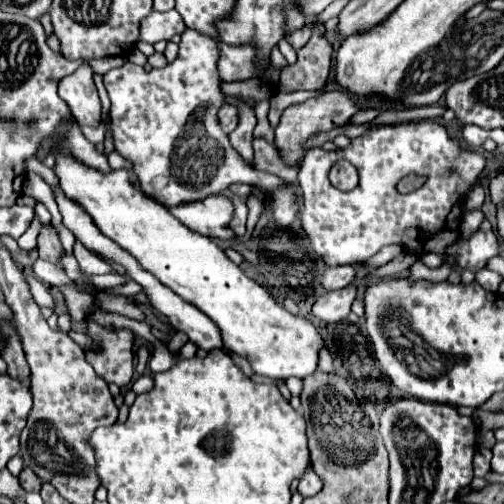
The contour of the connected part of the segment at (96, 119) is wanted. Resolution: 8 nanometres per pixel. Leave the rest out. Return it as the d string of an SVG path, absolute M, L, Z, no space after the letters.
M82 65L72 75L64 77L58 87L60 97L68 103L78 125L96 127L102 121L102 103L92 79L90 67Z

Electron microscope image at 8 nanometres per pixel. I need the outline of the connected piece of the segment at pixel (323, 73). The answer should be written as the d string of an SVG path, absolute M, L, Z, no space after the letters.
M314 33L298 51L298 61L280 71L278 91L292 93L300 89L322 89L332 69L332 51L332 45L320 33Z

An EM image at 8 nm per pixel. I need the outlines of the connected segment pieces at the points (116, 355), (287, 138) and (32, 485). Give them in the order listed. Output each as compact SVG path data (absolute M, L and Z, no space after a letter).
M86 319L86 325L88 325L88 335L102 347L100 353L86 351L88 363L96 369L96 373L106 383L116 383L120 387L128 385L134 373L132 369L134 333L128 329L108 331L88 319Z
M338 89L338 91L330 91L322 97L316 97L316 99L308 99L306 103L300 103L300 105L292 105L288 107L282 117L280 117L280 123L276 127L276 147L282 151L282 159L288 161L290 165L302 161L304 157L304 149L302 149L302 143L318 133L318 131L330 131L334 129L336 125L344 125L350 121L352 115L356 115L358 111L362 109L362 105L358 105L354 99L352 99L352 93L344 91L344 89Z
M26 467L26 469L22 469L22 473L20 473L20 485L22 485L22 489L26 489L26 491L40 491L40 487L42 487L42 481Z

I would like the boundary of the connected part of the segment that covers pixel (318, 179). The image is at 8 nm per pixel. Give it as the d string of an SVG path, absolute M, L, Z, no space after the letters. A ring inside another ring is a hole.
M436 119L372 127L360 137L350 139L350 145L338 151L324 151L320 147L310 149L298 175L304 195L300 213L304 235L310 241L314 255L328 267L362 263L376 255L384 245L400 243L404 251L414 255L436 253L444 263L454 259L454 273L478 273L492 257L500 255L500 243L488 221L482 221L478 231L470 237L462 237L460 217L464 199L474 189L484 167L486 157L462 147ZM340 159L350 161L360 175L358 187L346 193L332 187L328 179L330 167ZM406 175L422 175L426 177L426 183L420 189L402 195L396 191L396 185Z

